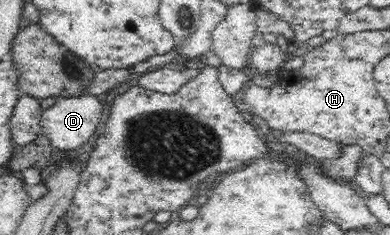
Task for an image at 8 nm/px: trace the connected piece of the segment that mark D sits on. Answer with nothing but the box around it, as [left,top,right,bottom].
[39,95,104,151]

